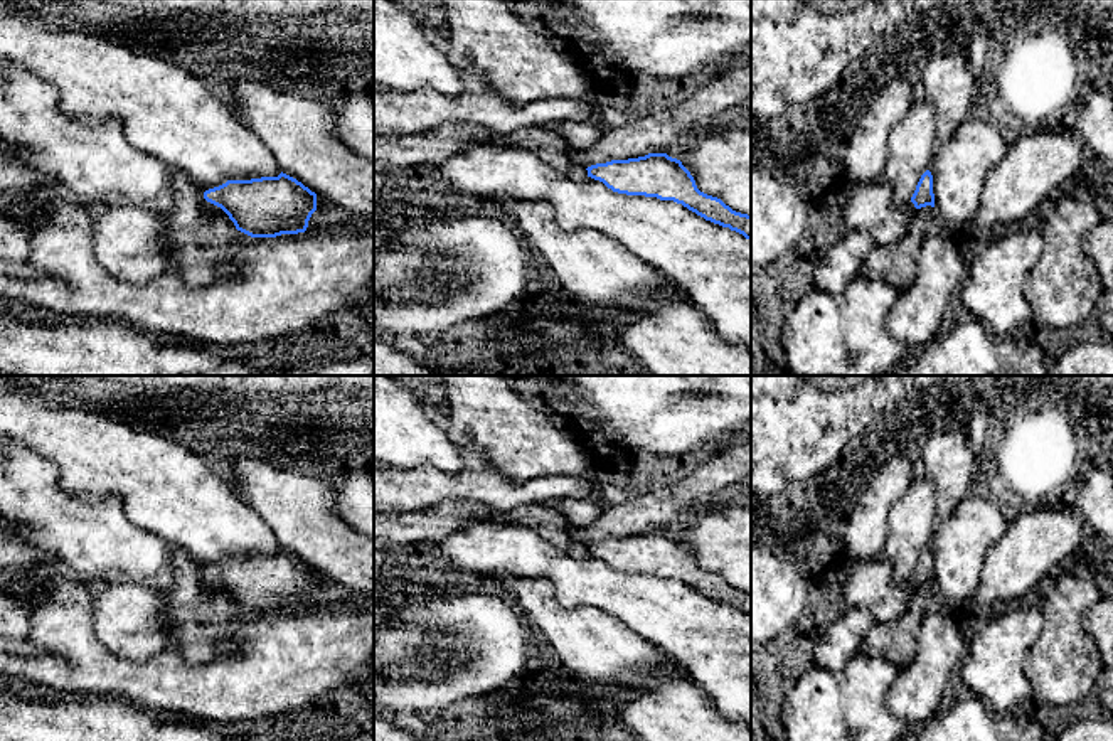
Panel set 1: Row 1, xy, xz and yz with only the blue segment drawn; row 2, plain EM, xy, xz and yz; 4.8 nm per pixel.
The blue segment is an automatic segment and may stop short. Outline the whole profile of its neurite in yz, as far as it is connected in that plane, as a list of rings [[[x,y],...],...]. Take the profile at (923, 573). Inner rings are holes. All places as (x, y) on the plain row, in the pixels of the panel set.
[[[926,547],[906,583],[892,578],[892,562],[887,557],[869,559],[842,566],[839,571],[845,610],[869,610],[874,621],[892,621],[908,610],[916,588],[935,584],[933,552]]]

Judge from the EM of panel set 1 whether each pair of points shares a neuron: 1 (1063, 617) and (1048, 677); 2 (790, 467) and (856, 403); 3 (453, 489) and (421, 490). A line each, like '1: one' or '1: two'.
1: one
2: one
3: one

